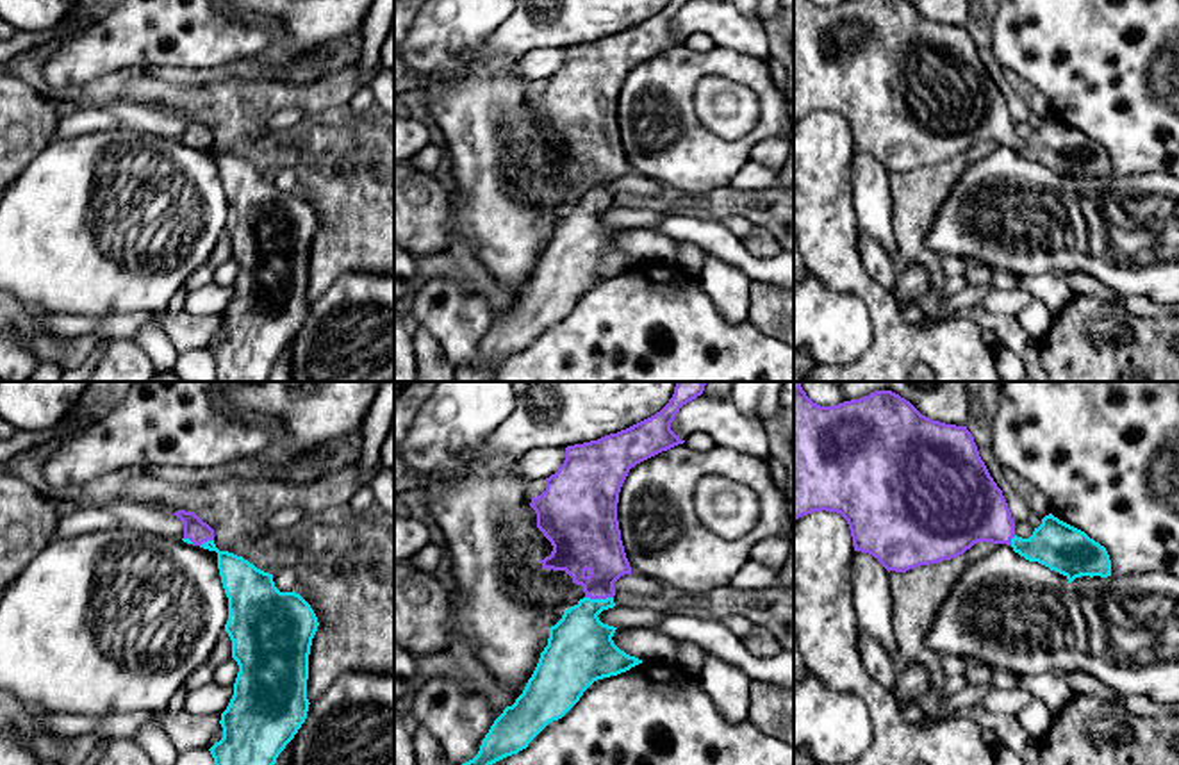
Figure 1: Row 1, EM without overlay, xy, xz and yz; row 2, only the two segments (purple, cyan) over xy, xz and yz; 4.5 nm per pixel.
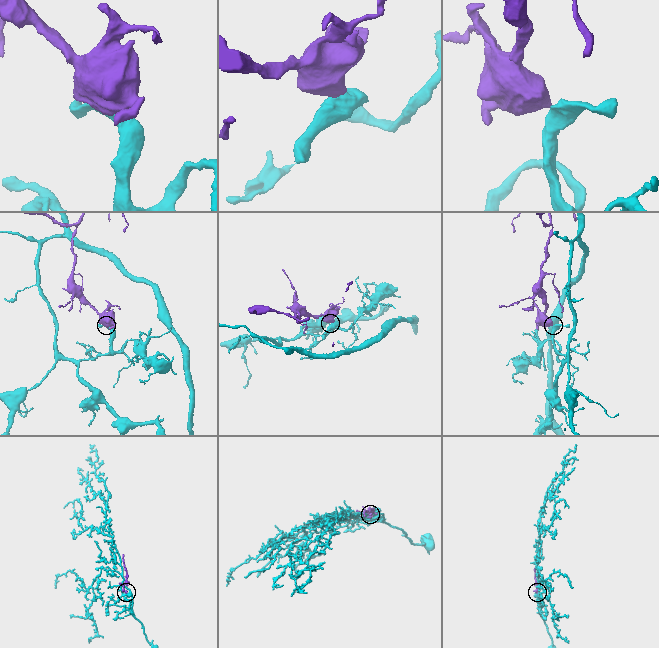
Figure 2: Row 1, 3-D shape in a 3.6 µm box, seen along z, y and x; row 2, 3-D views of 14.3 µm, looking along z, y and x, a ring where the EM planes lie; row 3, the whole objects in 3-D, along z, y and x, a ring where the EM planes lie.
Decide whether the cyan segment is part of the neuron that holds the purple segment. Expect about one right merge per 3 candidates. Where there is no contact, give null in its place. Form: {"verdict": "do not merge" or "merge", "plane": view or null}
{"verdict": "merge", "plane": "xz"}

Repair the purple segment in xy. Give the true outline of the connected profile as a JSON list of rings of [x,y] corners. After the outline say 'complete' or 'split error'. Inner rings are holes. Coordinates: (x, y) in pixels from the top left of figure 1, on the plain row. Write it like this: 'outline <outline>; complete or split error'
outline [[[178,111],[184,143],[218,153],[228,198],[225,232],[239,266],[234,296],[221,314],[223,339],[209,351],[218,382],[268,382],[278,355],[307,319],[307,280],[317,218],[294,191],[280,193],[273,175],[214,144],[214,130]]]; split error

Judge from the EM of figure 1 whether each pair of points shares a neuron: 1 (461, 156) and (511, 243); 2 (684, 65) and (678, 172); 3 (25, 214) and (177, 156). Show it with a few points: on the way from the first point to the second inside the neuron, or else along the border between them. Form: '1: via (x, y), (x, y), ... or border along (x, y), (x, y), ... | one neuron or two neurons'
1: via (480, 177), (480, 207), (489, 222) | one neuron
2: via (678, 91), (678, 145) | one neuron
3: via (95, 282), (173, 280), (204, 248), (213, 222) | one neuron

